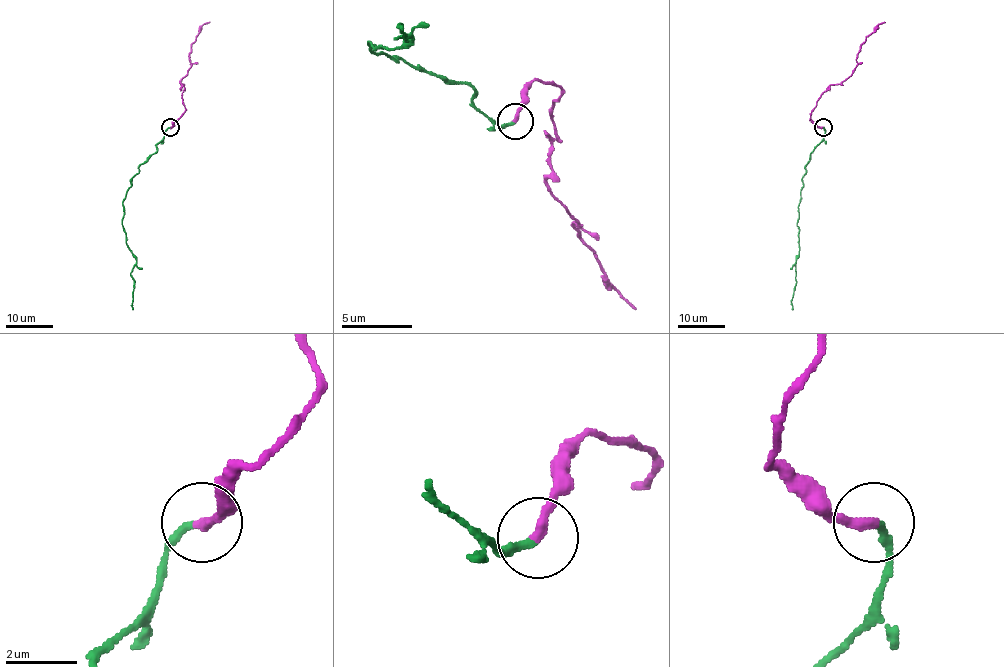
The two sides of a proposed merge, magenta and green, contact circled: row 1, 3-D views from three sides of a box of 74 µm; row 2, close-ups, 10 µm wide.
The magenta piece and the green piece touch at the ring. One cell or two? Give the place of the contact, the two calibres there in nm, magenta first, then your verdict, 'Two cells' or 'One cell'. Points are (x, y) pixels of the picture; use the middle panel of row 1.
Place: (515, 121). Thickness 280 nm (magenta) against 200 nm. One cell

